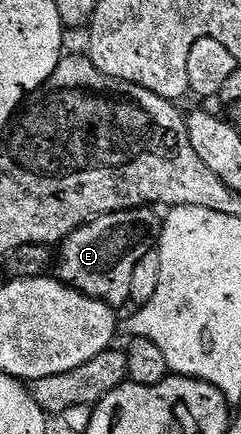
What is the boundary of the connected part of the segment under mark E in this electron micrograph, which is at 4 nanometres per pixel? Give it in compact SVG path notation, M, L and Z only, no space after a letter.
M151 207L110 213L73 231L61 242L57 253L59 280L109 306L128 304L131 301L133 270L147 253L156 248L159 240L161 217L155 213L158 212Z

